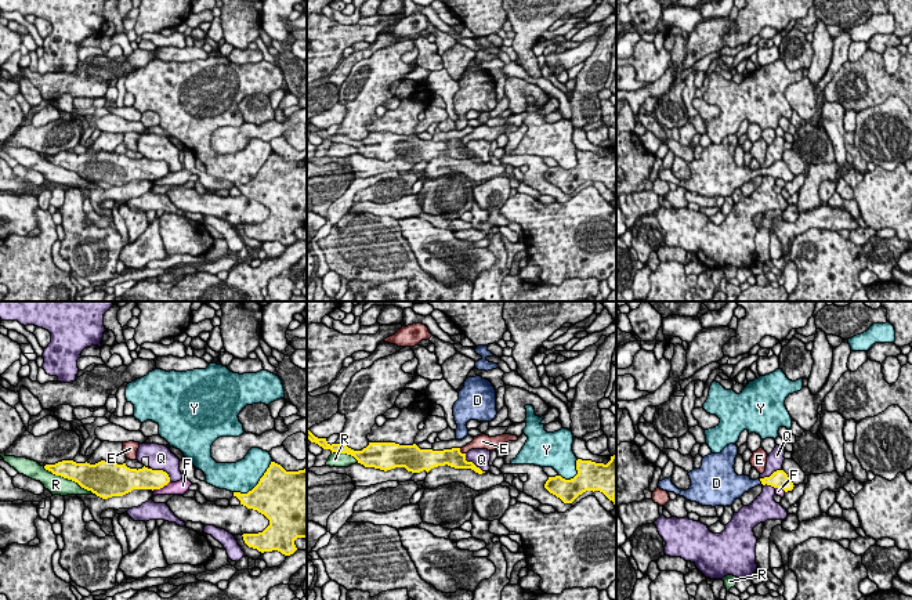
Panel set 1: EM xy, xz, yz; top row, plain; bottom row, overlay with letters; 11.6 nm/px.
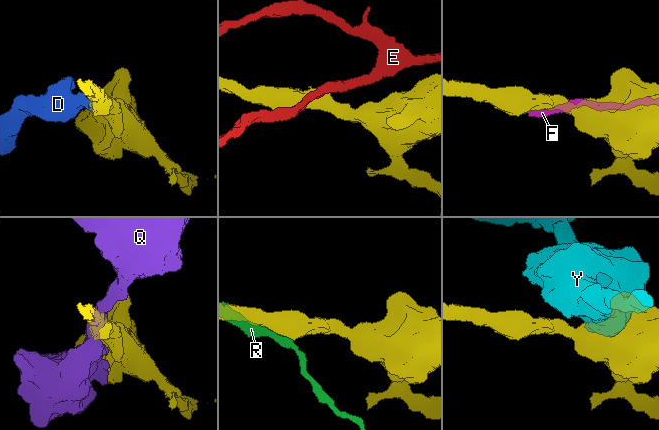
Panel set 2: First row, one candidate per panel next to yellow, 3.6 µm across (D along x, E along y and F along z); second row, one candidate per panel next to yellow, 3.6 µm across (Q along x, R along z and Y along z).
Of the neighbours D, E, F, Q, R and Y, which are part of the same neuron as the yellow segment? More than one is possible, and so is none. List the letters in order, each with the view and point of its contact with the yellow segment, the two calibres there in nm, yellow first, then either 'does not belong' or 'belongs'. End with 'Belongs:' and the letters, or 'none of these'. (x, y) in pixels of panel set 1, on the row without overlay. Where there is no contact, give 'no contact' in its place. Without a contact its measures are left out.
D: meets yellow in yz at (760, 170); 200 nm thick on the yellow side, 220 nm on the other; belongs
E: meets yellow in xz at (460, 143); 220 nm thick on the yellow side, 160 nm on the other; does not belong
F: meets yellow in xy at (160, 177); 260 nm thick on the yellow side, 160 nm on the other; does not belong
Q: meets yellow in xy at (162, 161); 260 nm thick on the yellow side, 280 nm on the other; does not belong
R: meets yellow in xy at (69, 169); 300 nm thick on the yellow side, 220 nm on the other; does not belong
Y: meets yellow in xy at (257, 174); 500 nm thick on the yellow side, 360 nm on the other; does not belong
Belongs: D

